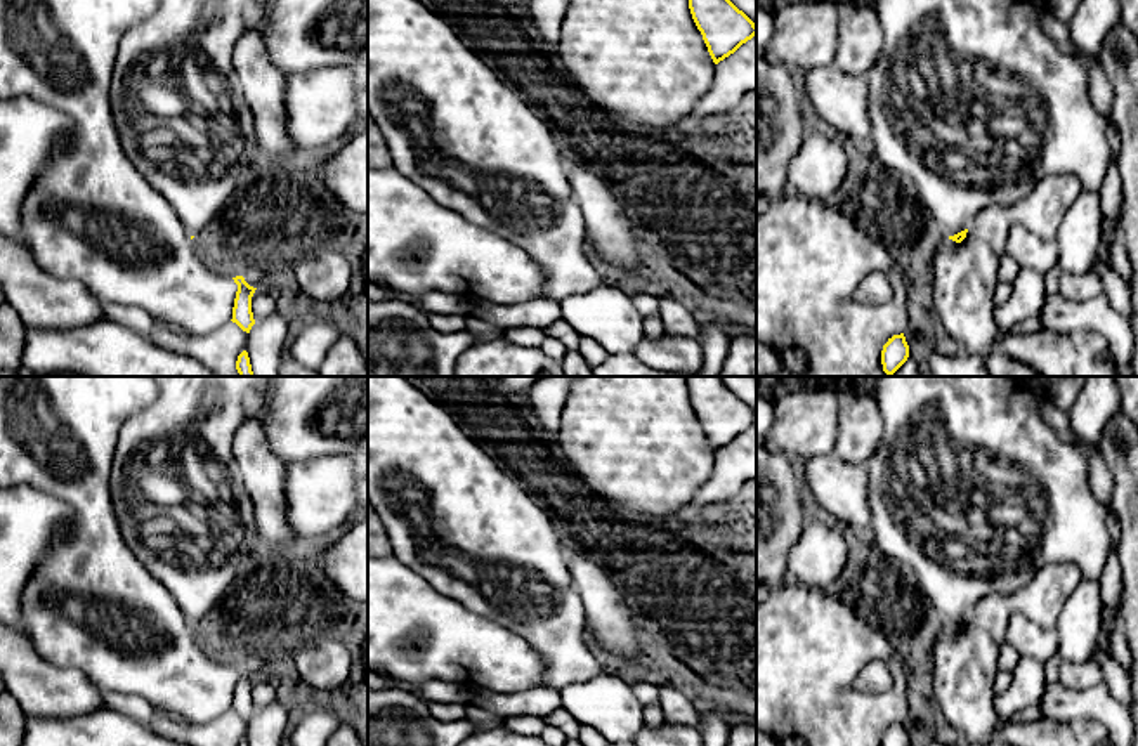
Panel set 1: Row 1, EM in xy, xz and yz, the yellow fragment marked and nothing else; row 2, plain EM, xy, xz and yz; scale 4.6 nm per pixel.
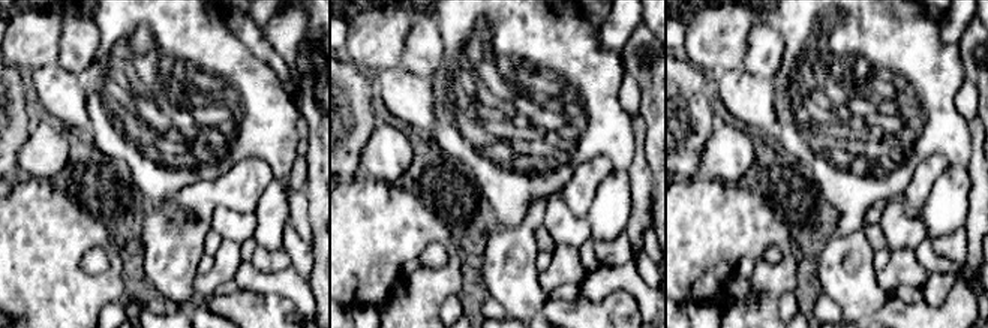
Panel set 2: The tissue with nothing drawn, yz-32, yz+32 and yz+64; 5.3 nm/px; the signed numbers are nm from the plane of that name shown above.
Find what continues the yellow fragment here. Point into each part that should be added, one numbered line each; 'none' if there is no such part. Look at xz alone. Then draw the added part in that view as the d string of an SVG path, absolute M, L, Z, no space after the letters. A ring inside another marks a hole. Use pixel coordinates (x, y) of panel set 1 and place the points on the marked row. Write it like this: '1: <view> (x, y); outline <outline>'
none

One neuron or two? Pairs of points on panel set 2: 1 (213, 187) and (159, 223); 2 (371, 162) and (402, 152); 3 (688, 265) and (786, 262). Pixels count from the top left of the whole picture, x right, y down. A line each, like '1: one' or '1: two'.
1: one
2: one
3: one

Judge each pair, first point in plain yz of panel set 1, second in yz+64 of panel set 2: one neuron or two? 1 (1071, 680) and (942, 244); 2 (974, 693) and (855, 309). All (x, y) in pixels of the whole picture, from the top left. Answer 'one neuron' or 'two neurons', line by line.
1: one neuron
2: one neuron

